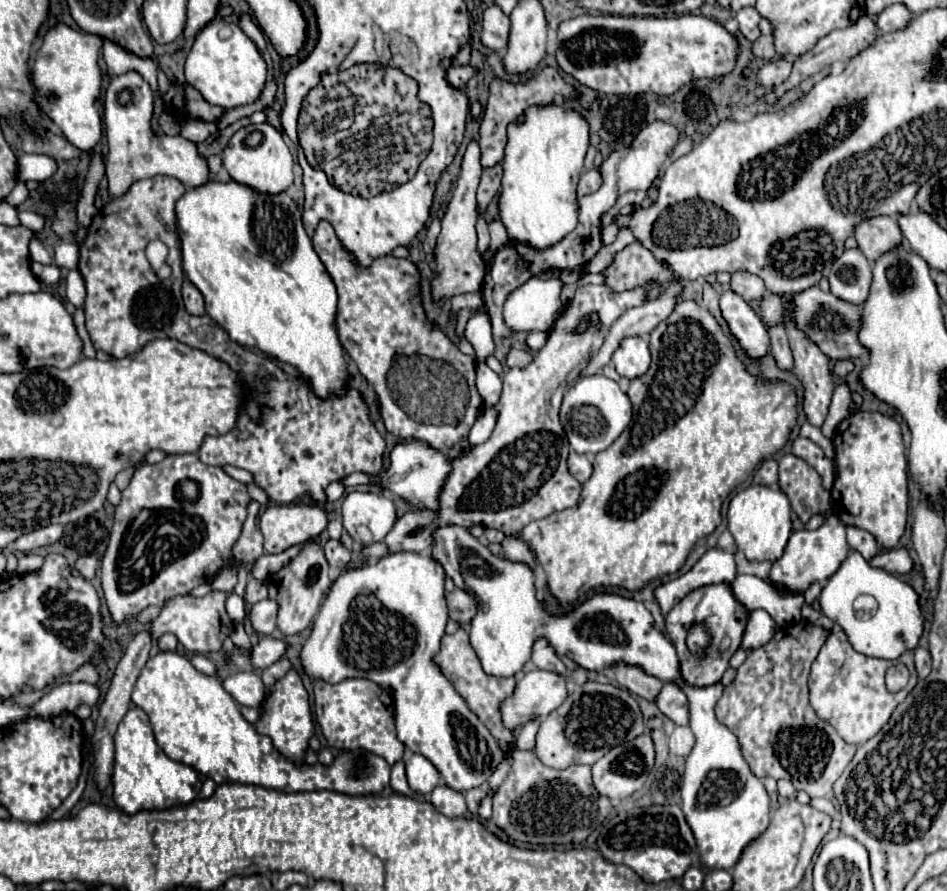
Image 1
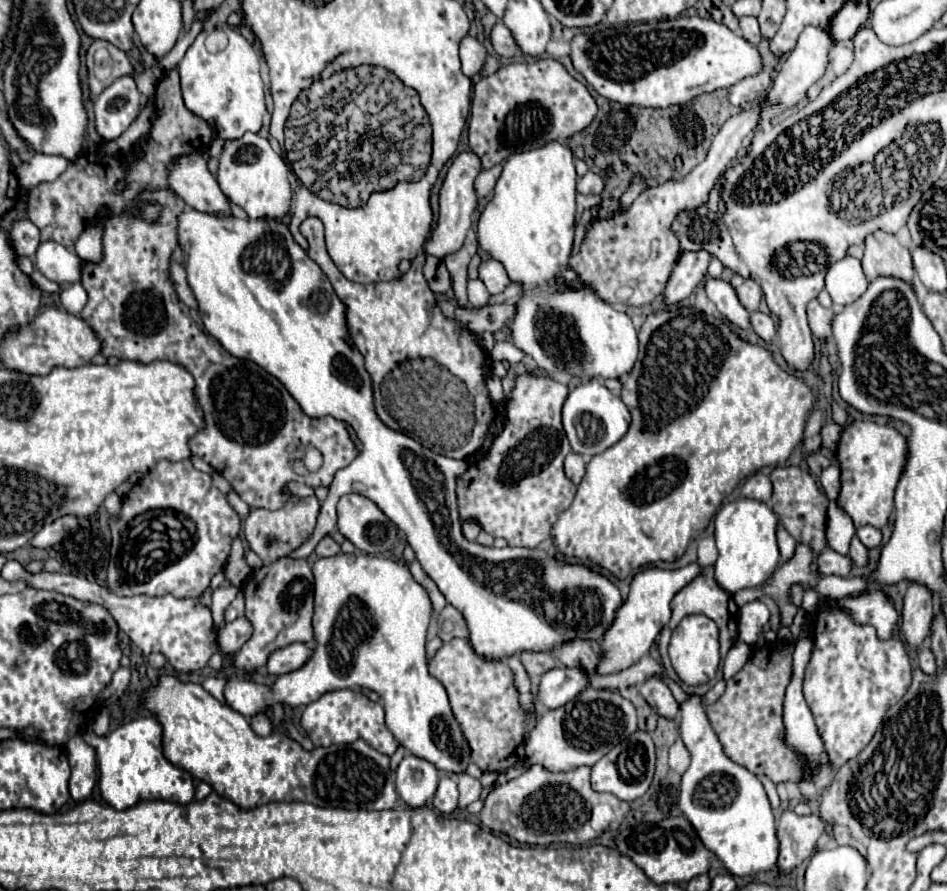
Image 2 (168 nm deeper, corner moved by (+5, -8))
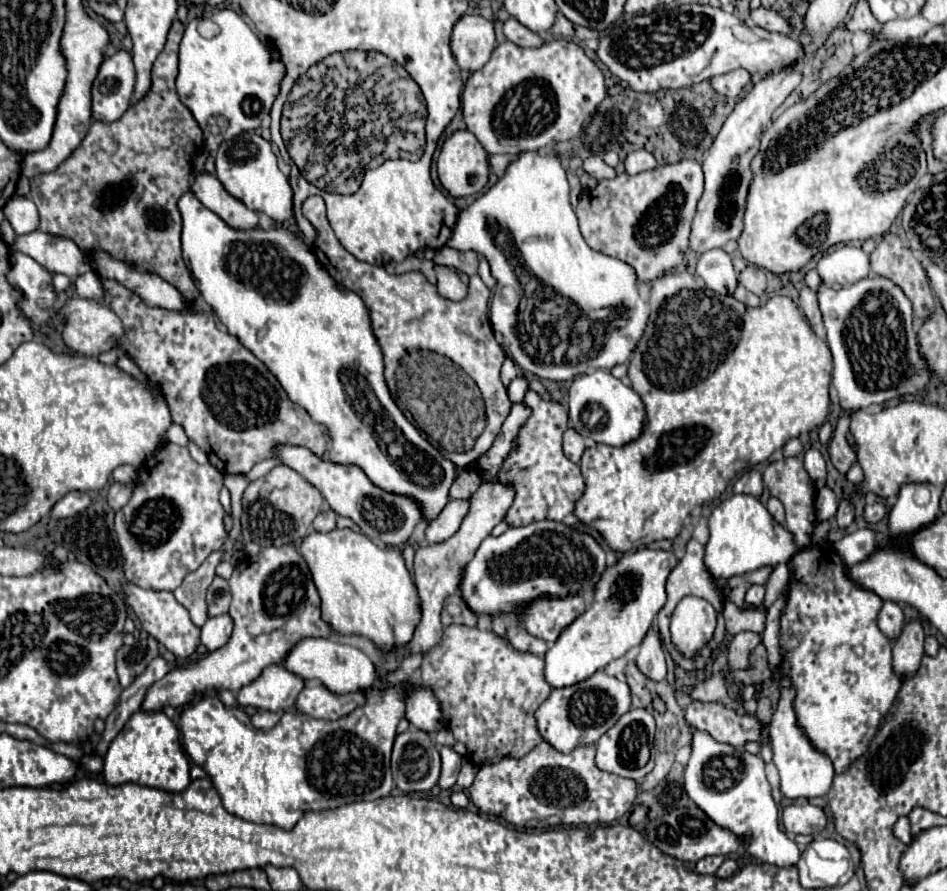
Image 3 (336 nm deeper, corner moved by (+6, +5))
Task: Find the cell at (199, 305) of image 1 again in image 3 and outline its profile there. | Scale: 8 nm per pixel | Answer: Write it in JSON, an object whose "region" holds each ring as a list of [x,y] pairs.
{"region":[[[178,19],[172,23],[168,41],[154,61],[152,67],[152,87],[148,95],[134,103],[118,121],[100,123],[94,121],[88,135],[80,147],[54,169],[52,173],[42,173],[32,179],[32,201],[40,213],[40,229],[44,233],[60,235],[72,239],[82,251],[90,253],[94,249],[108,251],[112,257],[134,263],[140,269],[160,275],[166,283],[176,287],[188,301],[200,297],[190,271],[182,259],[182,219],[178,213],[178,199],[190,189],[192,181],[192,157],[198,151],[198,143],[204,143],[204,135],[194,115],[180,103],[176,93],[178,77],[178,47],[182,41],[186,25]]]}

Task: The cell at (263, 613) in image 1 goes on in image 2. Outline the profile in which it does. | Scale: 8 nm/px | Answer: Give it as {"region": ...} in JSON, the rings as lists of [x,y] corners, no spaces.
{"region":[[[245,616],[225,624],[225,628],[217,630],[217,644],[219,644],[219,652],[223,658],[235,654],[251,636],[253,628],[249,624],[249,620]]]}

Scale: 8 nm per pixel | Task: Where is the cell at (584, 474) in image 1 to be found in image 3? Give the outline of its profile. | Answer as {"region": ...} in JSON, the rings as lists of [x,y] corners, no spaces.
{"region":[[[568,429],[564,433],[564,455],[574,461],[574,463],[580,463],[580,457],[584,453],[586,445],[584,445],[584,437],[580,437],[574,429]]]}

